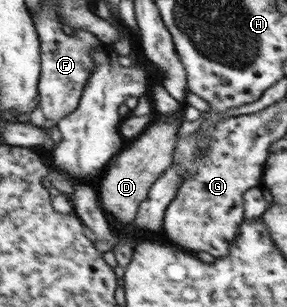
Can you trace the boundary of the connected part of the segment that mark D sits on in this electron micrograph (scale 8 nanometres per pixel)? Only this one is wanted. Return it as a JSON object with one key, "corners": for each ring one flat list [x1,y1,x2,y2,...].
{"corners":[[183,110,178,115,156,115,148,127,134,138,133,143,109,162,97,189,101,208,109,212,115,221,123,225,131,224,141,203,147,199,150,187,172,166,173,152,178,140,177,133,184,120]]}

